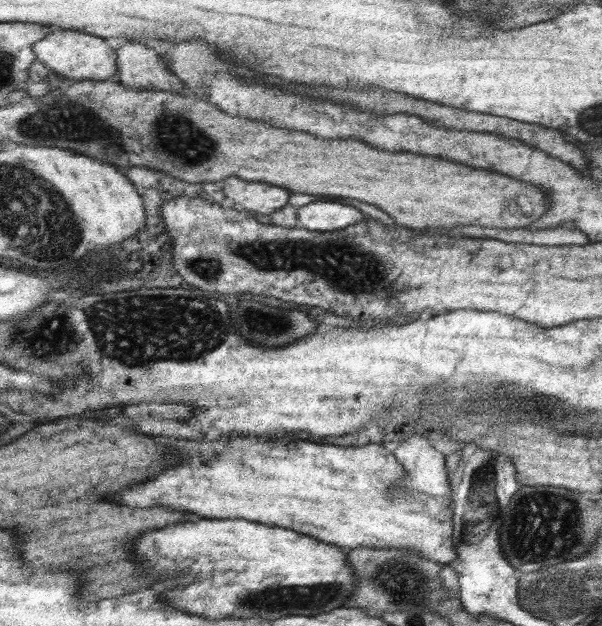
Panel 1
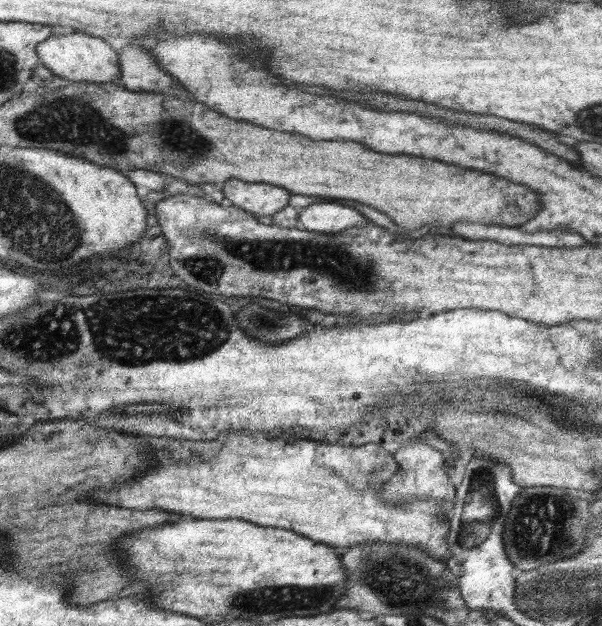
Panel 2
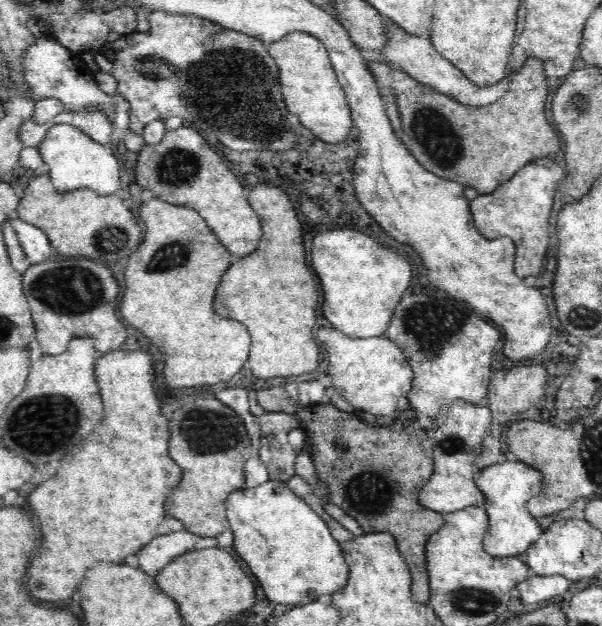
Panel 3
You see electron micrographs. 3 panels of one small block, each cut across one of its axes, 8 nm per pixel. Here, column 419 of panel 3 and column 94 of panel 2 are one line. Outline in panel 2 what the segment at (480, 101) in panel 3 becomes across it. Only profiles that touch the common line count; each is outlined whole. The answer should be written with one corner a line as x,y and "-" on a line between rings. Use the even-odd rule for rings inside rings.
81,32
54,34
36,44
39,63
52,71
53,76
74,82
92,82
96,84
119,83
119,54
100,38

